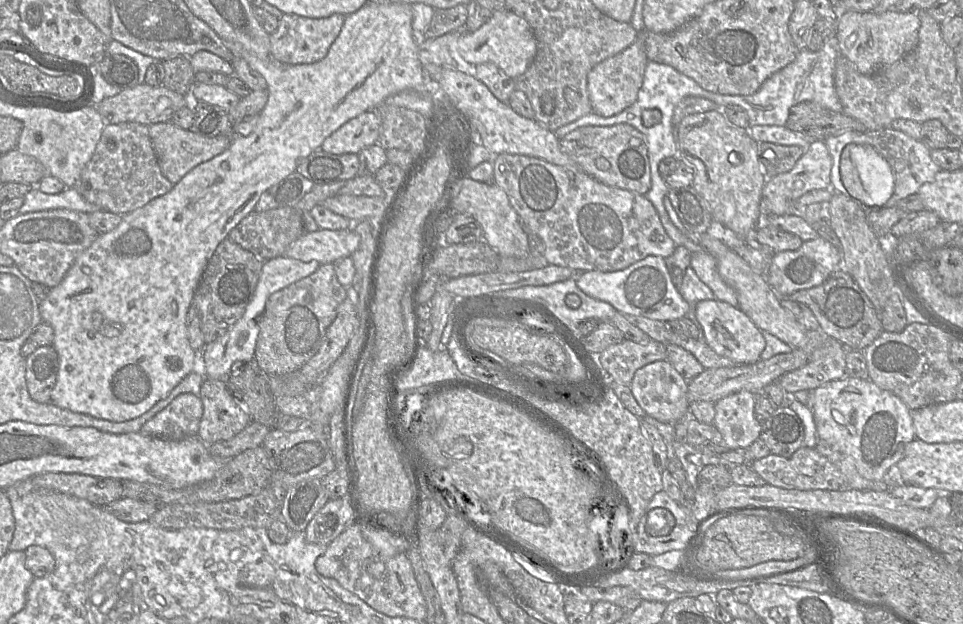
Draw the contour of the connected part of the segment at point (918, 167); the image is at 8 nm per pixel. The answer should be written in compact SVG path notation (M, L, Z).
M891 127L866 132L849 130L840 135L829 136L825 139L825 144L832 158L830 189L833 192L840 192L848 196L840 176L840 158L844 147L851 143L871 145L889 163L895 182L893 194L883 206L884 208L895 206L901 199L916 194L923 184L932 182L935 175L941 171L940 167L931 159L931 149L929 149L922 140L915 140L905 133L894 130Z

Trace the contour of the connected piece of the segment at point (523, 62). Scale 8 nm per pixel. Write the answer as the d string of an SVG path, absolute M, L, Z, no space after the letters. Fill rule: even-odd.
M506 9L492 13L490 19L473 32L463 30L457 41L459 54L470 64L494 63L515 79L526 72L537 53L537 41L528 22Z

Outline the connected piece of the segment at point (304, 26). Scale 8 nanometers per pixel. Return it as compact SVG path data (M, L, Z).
M335 13L325 18L308 18L285 14L279 19L278 28L270 35L270 55L282 64L310 64L323 59L341 32L345 15Z

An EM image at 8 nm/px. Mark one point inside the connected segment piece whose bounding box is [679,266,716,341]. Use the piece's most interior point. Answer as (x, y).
(693, 290)

